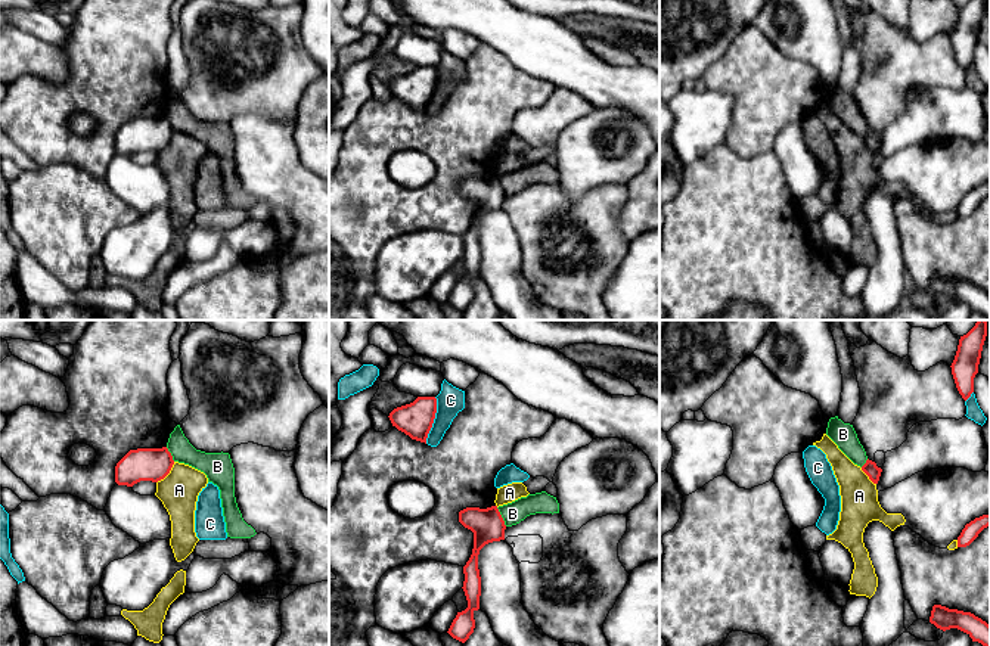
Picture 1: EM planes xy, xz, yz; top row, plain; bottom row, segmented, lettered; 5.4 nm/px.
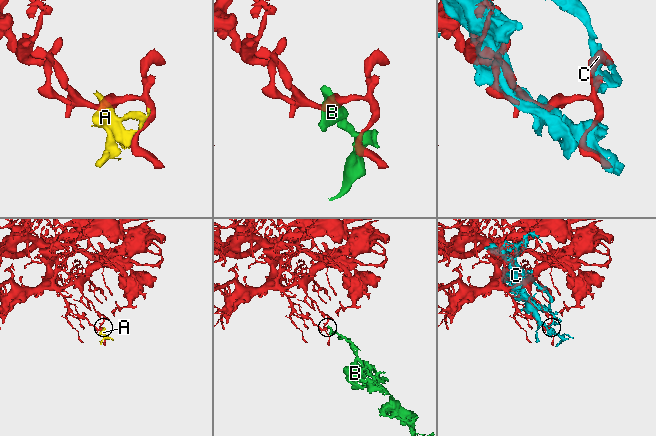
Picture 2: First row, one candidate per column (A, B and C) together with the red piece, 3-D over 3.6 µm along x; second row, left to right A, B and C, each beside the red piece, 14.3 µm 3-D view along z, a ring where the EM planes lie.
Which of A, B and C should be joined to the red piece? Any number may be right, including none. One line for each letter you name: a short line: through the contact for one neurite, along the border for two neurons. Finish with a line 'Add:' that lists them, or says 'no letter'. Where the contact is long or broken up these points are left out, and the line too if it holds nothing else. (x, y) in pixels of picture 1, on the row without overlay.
Add: no letter

